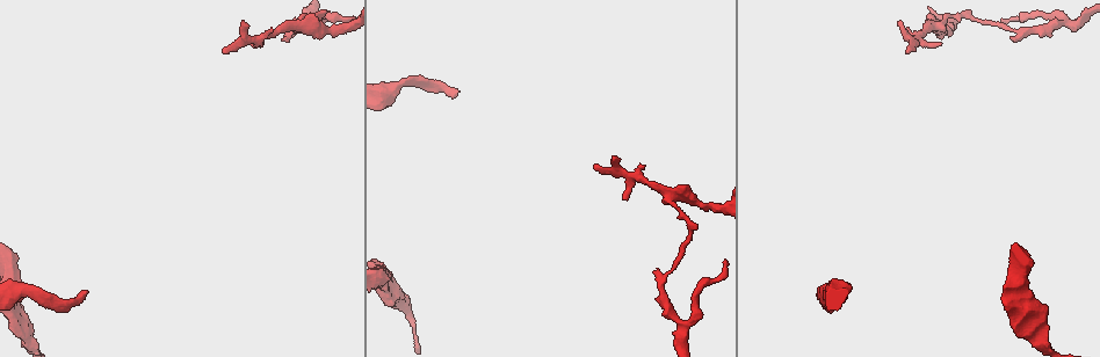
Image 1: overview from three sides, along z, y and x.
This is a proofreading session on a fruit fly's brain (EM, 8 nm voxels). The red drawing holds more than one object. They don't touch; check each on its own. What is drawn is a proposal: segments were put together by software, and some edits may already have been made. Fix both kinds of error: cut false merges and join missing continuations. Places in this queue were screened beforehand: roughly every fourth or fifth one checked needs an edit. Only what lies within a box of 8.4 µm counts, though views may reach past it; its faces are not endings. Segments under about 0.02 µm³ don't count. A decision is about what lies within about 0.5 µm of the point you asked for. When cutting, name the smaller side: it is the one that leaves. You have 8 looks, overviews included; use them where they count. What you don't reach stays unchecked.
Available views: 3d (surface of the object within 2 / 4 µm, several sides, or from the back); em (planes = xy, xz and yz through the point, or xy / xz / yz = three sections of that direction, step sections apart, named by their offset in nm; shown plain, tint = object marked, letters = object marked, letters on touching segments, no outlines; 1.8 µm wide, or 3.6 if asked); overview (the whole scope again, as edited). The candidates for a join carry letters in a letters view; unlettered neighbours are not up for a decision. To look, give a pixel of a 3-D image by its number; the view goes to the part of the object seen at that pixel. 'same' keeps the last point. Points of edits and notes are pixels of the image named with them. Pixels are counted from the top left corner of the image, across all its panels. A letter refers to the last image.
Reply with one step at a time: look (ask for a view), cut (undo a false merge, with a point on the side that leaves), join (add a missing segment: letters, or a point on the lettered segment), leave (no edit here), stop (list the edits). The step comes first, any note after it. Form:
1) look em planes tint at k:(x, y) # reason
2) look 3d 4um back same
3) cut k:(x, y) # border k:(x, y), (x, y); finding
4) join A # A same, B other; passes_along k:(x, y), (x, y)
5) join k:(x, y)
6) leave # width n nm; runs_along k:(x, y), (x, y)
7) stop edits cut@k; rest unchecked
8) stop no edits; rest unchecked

look em planes tint at 1:(223, 50) # an open end

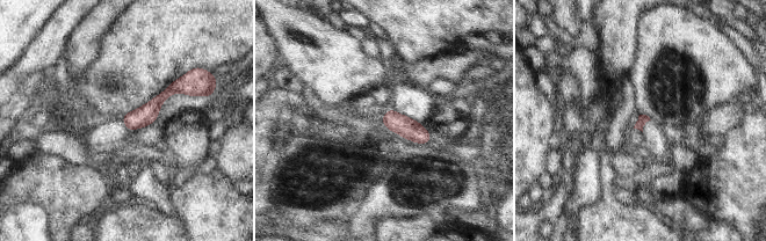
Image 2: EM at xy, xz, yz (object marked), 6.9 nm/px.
look em planes letters same

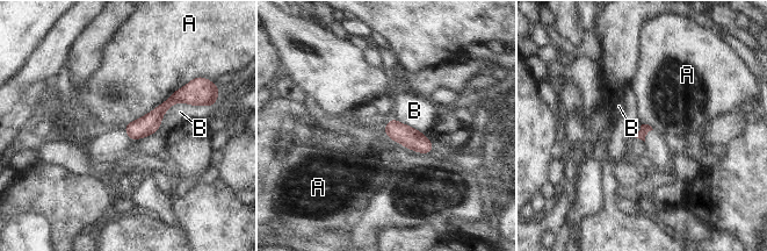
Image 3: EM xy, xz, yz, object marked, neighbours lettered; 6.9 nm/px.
leave # A other, B other; none of them fits

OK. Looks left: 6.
look 3d 2um at 1:(296, 27) # sharp bend

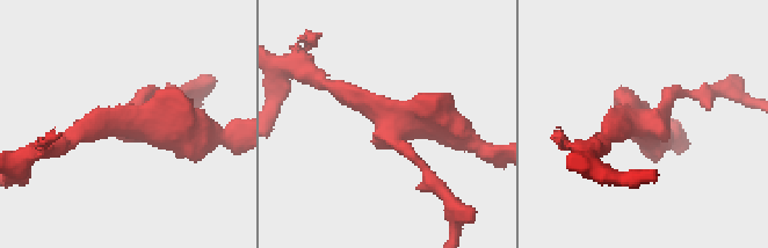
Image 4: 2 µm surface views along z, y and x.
look em xy step 8 tint at 4:(651, 121)

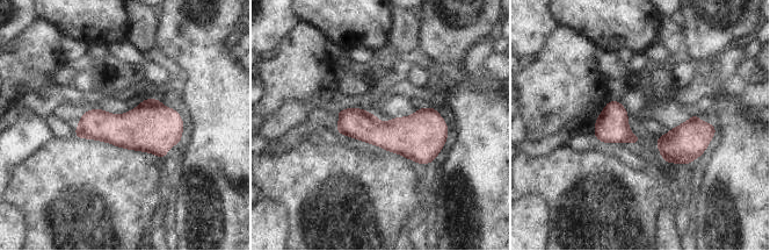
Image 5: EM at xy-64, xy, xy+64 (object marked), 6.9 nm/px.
look em planes letters same # cut it another way

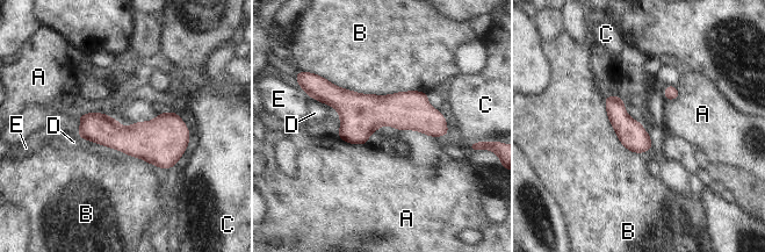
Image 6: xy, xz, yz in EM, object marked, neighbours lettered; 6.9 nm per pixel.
leave # A other, B other, C other, D other, E other; arms 3; continuous, no second cell

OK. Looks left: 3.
look 3d 2um at 1:(84, 293) # end of a long branch

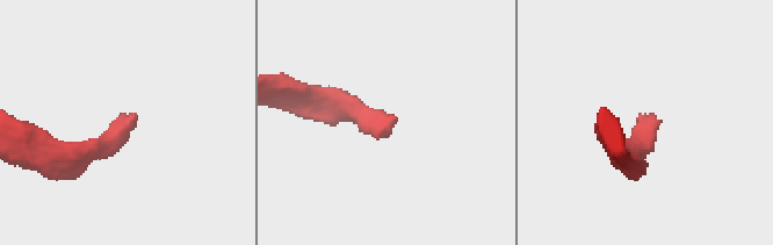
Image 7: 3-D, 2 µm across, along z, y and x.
look em planes letters at 7:(394, 114) # shape alone is not enough

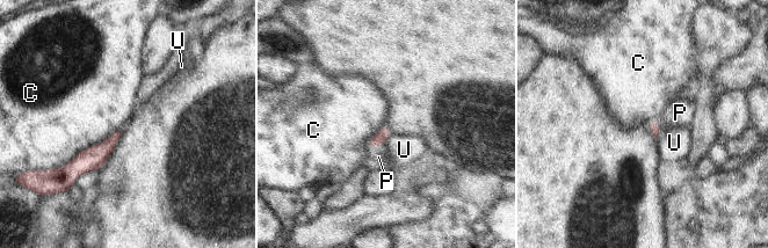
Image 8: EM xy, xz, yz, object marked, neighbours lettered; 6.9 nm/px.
join P # C other, P same, U other; passes_along 8:(379, 138), (376, 145), (378, 157); it goes on there

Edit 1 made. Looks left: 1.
stop edits join@8; rest unchecked

